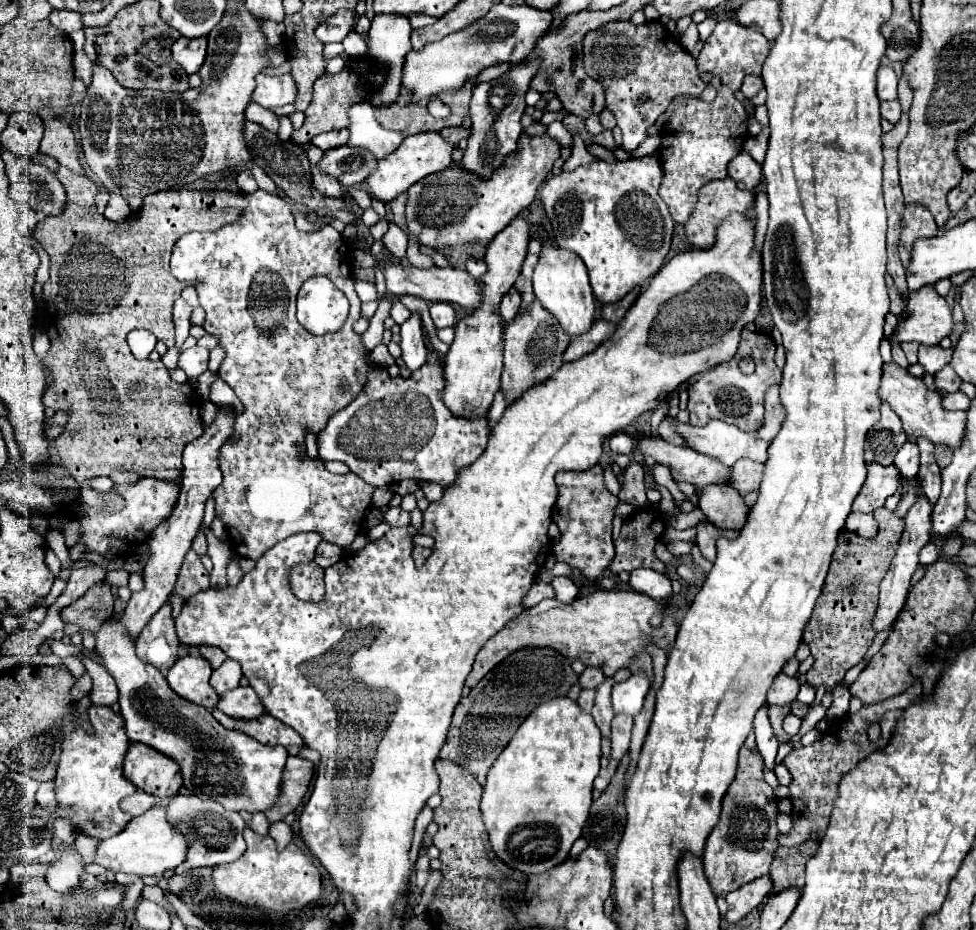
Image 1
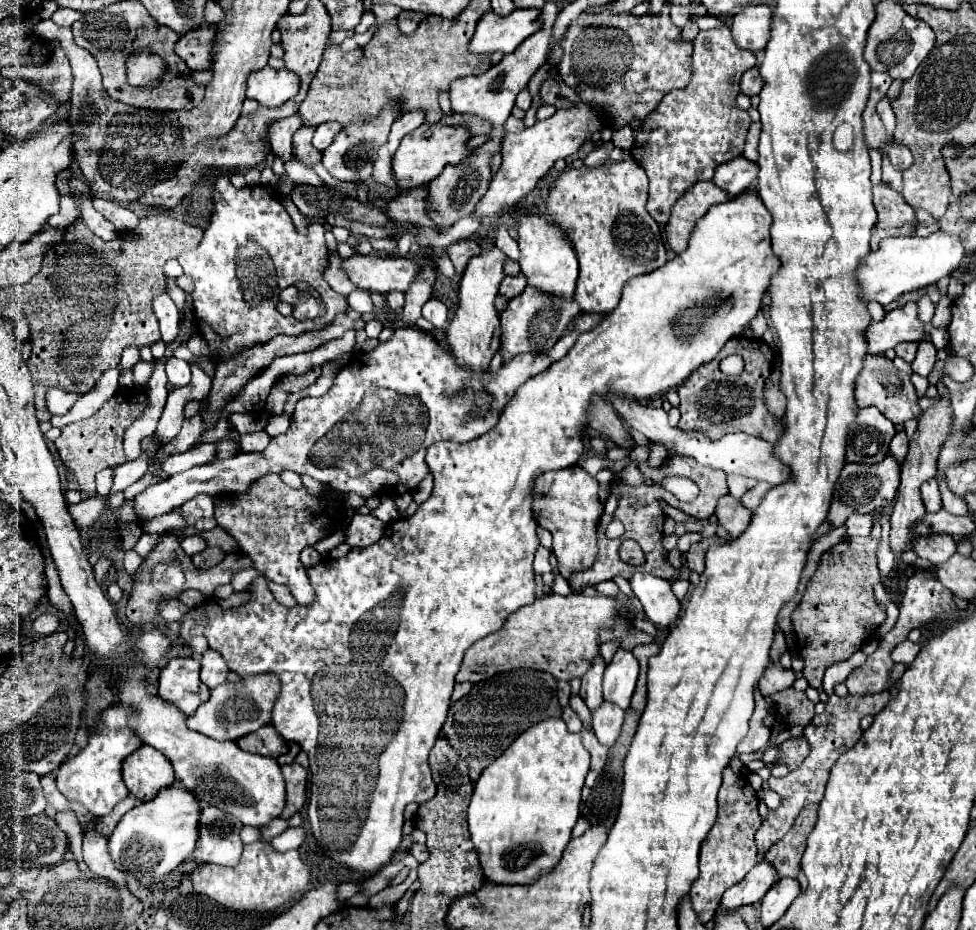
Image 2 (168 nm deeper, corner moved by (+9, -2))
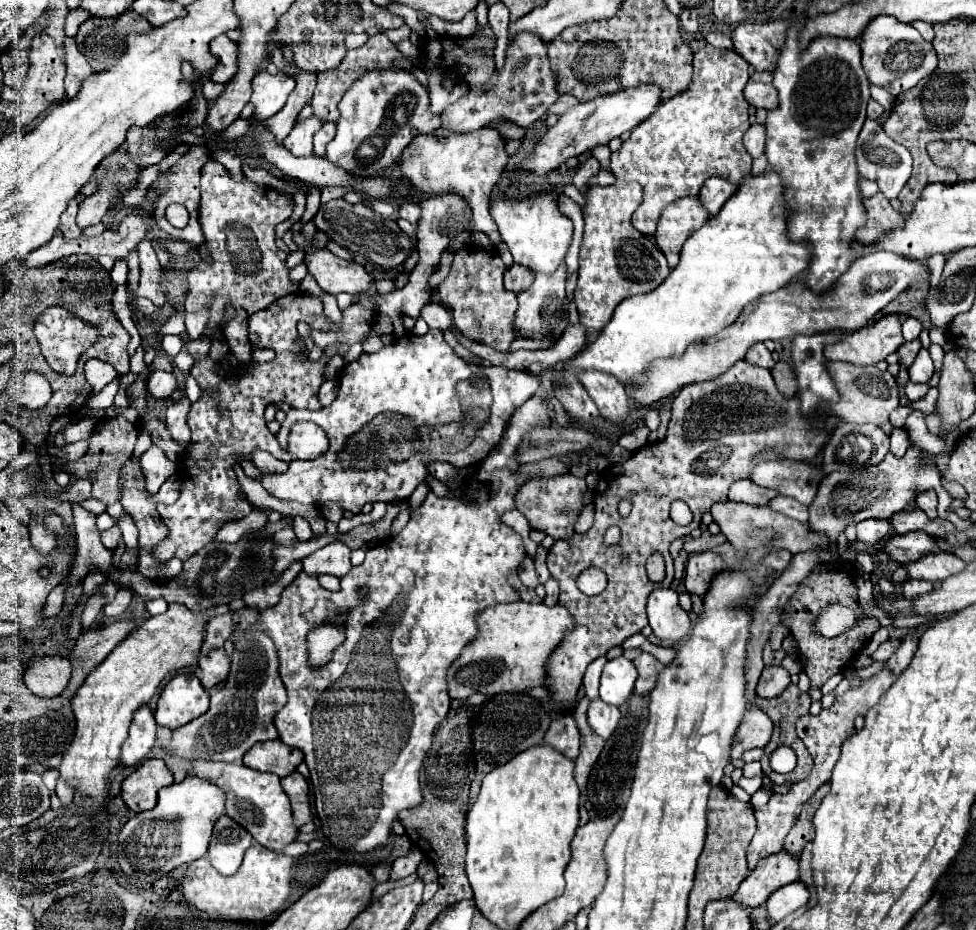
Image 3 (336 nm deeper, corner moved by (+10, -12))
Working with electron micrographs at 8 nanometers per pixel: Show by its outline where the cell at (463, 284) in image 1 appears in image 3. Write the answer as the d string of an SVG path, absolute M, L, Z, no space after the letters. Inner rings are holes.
M329 249L307 253L305 263L309 267L309 273L317 279L319 287L331 295L361 295L367 293L375 281L375 269L367 269L355 261L339 259Z

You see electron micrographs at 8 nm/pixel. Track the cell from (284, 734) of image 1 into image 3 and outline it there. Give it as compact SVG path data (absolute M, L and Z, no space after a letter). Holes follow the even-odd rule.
M263 741L255 743L243 757L243 763L255 771L275 773L279 777L287 777L297 769L303 761L303 753L299 749L283 745L283 741Z

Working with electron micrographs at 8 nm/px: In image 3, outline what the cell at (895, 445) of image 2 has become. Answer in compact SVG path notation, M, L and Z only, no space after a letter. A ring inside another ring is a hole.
M893 429L891 433L891 453L895 457L903 457L905 451L909 449L911 441L909 441L909 435L905 429Z

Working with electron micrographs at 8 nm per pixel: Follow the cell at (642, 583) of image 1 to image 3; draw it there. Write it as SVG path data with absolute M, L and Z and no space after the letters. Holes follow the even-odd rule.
M655 589L647 599L647 615L653 633L659 639L669 639L679 643L687 637L691 621L687 611L681 609L677 601L677 591L673 589Z

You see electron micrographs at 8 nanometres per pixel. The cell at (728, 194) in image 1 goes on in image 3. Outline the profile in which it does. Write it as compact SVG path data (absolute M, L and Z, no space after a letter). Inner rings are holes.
M683 197L679 201L673 201L661 213L655 241L657 241L657 247L663 251L663 255L667 257L669 267L675 267L679 263L679 253L683 243L707 219L709 219L709 213L699 197Z

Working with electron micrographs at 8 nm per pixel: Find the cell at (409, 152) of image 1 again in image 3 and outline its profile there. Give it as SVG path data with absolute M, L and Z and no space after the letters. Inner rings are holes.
M489 127L469 131L469 133L441 131L431 135L415 135L411 145L401 155L399 169L403 177L409 181L409 185L413 185L421 193L431 195L431 193L441 193L451 189L459 193L461 197L467 197L467 203L471 205L471 211L473 211L473 231L459 233L455 237L455 243L451 245L451 251L463 249L475 231L485 233L493 245L501 243L497 225L489 213L489 195L493 185L499 181L503 167L507 165L507 155L503 145L505 143L501 135Z

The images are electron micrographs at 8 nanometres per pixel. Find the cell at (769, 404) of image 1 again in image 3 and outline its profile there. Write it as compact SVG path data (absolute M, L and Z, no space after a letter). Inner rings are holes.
M777 361L775 367L771 369L771 373L773 373L773 379L775 379L779 393L785 399L793 399L795 397L795 377L791 373L791 365L785 361Z

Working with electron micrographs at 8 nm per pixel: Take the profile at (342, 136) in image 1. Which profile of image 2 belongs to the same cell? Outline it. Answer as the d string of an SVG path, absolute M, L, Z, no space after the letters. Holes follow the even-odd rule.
M322 123L322 125L316 129L316 133L314 133L312 145L314 145L316 149L324 151L324 149L334 141L334 137L336 137L336 133L338 133L340 129L342 129L340 123Z

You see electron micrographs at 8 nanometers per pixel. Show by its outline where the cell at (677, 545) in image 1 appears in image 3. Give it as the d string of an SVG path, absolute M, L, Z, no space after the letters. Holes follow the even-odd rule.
M703 531L703 535L691 543L685 543L685 549L687 553L701 553L701 551L709 551L717 545L721 545L725 541L725 535L719 533L719 535L711 535L709 531Z

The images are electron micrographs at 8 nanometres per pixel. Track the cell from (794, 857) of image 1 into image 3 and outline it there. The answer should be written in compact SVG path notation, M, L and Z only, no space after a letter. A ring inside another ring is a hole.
M825 783L823 787L819 787L815 791L815 795L803 805L801 809L801 815L797 819L797 823L793 825L793 829L789 831L789 837L785 839L785 851L793 853L793 857L799 857L803 847L807 845L807 841L813 839L815 835L815 829L813 829L813 815L815 811L819 809L823 797L829 793L829 783Z

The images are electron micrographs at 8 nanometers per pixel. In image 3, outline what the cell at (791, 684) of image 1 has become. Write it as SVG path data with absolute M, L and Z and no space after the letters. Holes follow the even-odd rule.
M765 667L757 685L757 695L763 699L775 699L787 689L789 683L789 673L783 667Z

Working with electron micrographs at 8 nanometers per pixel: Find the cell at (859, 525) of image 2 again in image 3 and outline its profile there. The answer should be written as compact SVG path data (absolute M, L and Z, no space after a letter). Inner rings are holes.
M867 519L857 523L857 541L861 543L877 543L889 533L889 521L885 519Z

